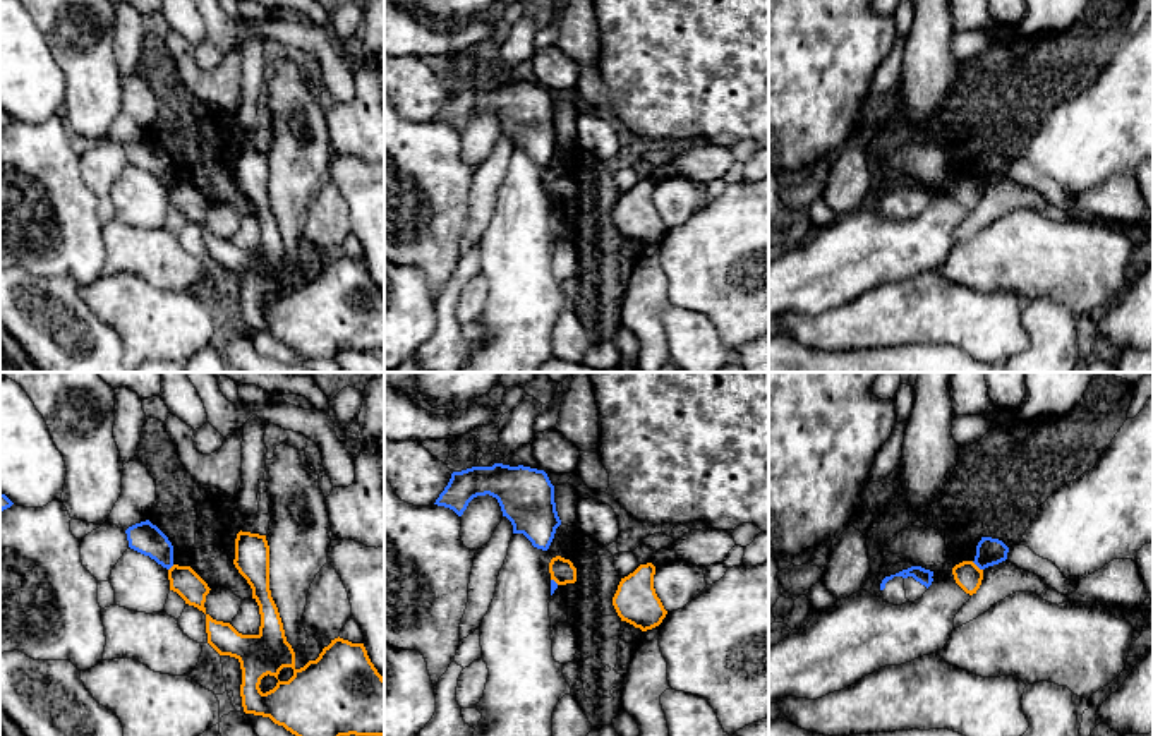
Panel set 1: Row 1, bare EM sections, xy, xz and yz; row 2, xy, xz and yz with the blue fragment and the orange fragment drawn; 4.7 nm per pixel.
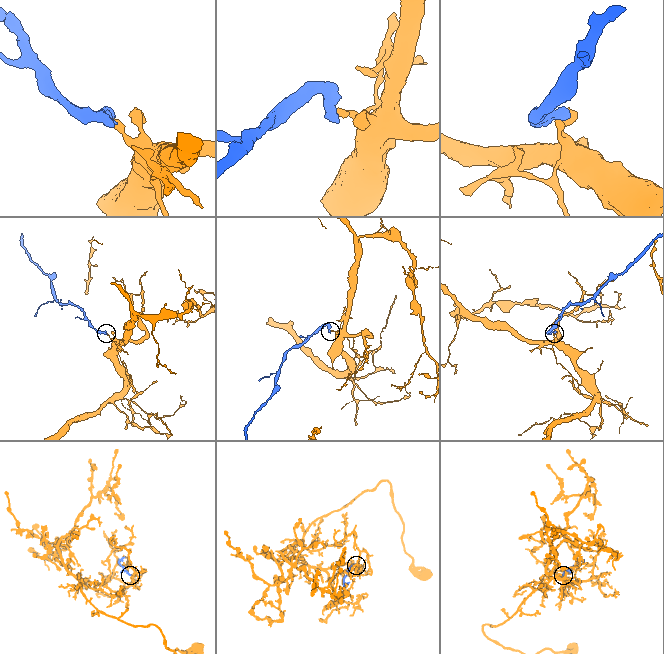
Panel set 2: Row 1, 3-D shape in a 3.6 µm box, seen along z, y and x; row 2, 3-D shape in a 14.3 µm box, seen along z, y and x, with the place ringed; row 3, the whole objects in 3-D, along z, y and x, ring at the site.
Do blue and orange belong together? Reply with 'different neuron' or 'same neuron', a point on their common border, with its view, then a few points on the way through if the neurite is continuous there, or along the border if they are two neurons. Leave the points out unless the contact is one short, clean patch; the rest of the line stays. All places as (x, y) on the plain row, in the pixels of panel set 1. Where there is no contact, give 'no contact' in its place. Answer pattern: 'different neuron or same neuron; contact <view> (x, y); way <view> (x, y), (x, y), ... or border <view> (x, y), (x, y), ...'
different neuron; contact yz (977, 180); border yz (971, 177), (982, 186)

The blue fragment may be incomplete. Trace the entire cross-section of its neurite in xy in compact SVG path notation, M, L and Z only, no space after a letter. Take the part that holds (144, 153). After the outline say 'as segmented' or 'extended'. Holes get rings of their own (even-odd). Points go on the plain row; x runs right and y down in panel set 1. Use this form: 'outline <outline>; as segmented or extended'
outline M149 136L136 139L125 146L129 163L149 172L163 184L173 182L173 161L168 153Z; as segmented

